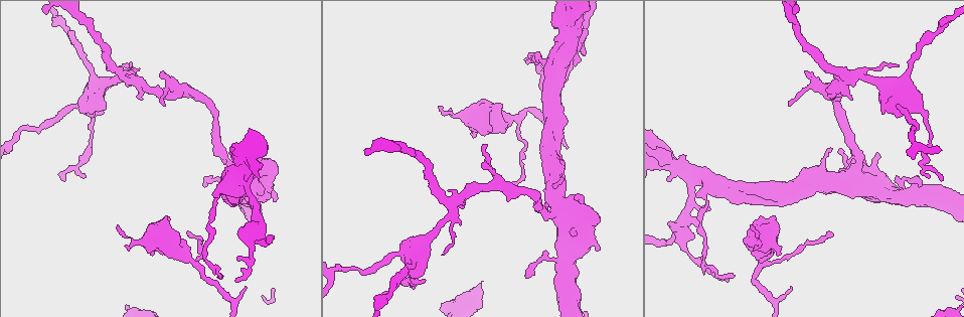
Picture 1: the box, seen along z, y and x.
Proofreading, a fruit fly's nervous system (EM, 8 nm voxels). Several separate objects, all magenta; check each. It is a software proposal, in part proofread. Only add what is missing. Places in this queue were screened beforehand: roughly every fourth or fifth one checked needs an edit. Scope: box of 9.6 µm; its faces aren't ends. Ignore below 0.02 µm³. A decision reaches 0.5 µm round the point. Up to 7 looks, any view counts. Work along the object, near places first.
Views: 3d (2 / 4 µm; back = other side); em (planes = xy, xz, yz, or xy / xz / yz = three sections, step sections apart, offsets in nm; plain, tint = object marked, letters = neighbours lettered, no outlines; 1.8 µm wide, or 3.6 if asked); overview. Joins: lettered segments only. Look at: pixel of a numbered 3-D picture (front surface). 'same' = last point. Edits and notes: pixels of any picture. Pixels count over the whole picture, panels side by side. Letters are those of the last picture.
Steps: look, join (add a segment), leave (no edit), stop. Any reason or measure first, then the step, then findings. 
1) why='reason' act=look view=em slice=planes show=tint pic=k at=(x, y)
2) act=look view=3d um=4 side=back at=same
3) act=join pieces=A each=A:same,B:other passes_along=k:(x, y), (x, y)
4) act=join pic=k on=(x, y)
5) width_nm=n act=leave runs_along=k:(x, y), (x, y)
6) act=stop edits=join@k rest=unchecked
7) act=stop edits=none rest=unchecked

why='three arms meet' act=look view=em um=3.6 slice=yz step=8 show=tint pic=1 at=(693, 192)

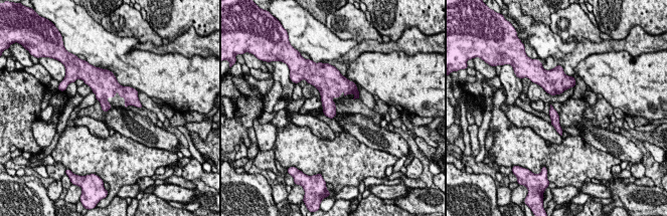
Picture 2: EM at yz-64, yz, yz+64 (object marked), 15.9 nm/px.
act=look view=em um=3.6 slice=xy step=16 show=letters at=same

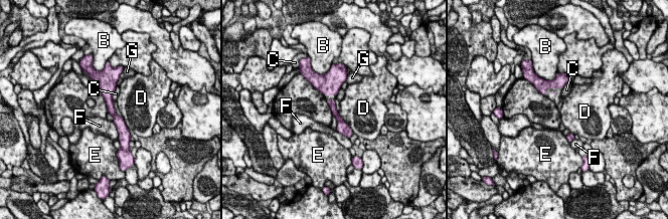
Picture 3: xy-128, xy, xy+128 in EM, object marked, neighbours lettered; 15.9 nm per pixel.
width_nm=130 act=leave each=B:other,C:other,D:other,E:other,F:other,G:other border=3:(337, 111), (338, 115), (353, 133) found='none of them fits'

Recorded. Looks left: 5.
why='free end' act=look view=em slice=planes show=letters pic=1 at=(941, 180)

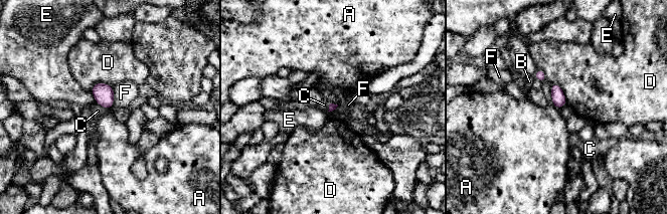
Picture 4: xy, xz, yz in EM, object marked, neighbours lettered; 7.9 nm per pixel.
act=leave each=A:other,B:other,C:other,D:other,E:other,F:other border=4:(551, 103), (558, 110) found='none of them fits'

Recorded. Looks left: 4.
why='free end' act=look view=em slice=planes show=letters pic=1 at=(850, 97)

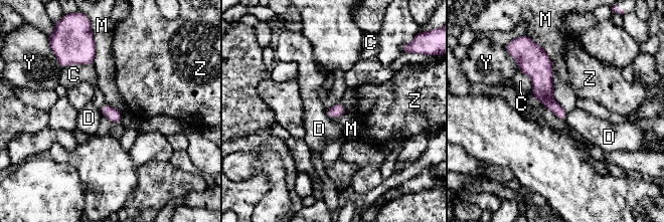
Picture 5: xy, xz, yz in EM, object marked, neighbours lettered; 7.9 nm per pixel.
longest_contact=M:440nm act=leave each=C:other,D:other,M:other,Y:other,Z:other found='none of them fits'

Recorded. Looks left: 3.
act=stop edits=none rest=unchecked

